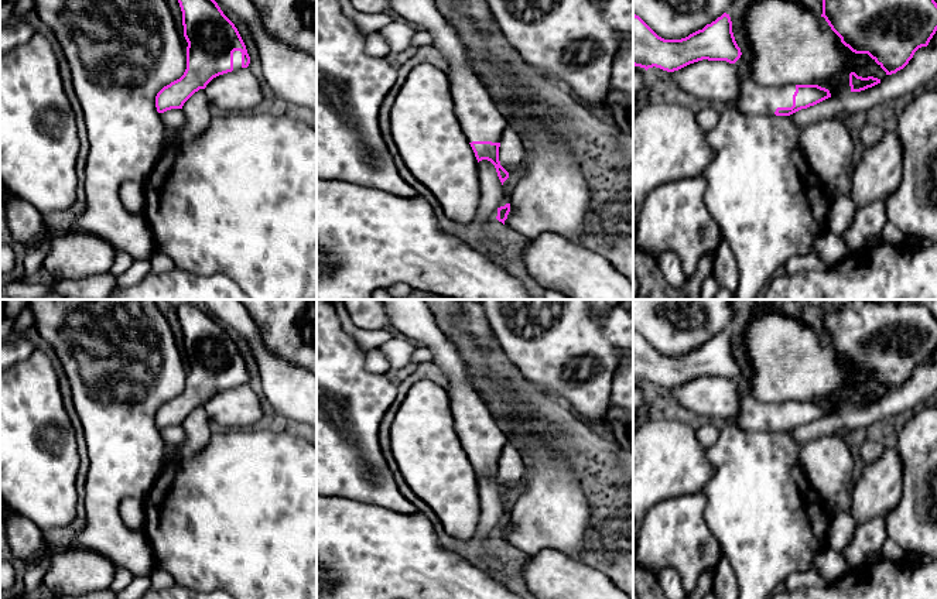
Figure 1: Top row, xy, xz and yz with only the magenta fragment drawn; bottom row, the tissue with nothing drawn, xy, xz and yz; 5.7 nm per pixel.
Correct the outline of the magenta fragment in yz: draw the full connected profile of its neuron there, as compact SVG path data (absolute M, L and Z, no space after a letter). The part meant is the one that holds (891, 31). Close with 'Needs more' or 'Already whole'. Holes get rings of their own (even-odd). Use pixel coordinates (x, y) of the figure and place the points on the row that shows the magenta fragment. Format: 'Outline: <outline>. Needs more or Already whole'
Outline: M823 0L821 17L845 47L855 54L868 54L886 75L903 69L937 31L934 0Z. Already whole

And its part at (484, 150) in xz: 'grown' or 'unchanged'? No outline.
grown

